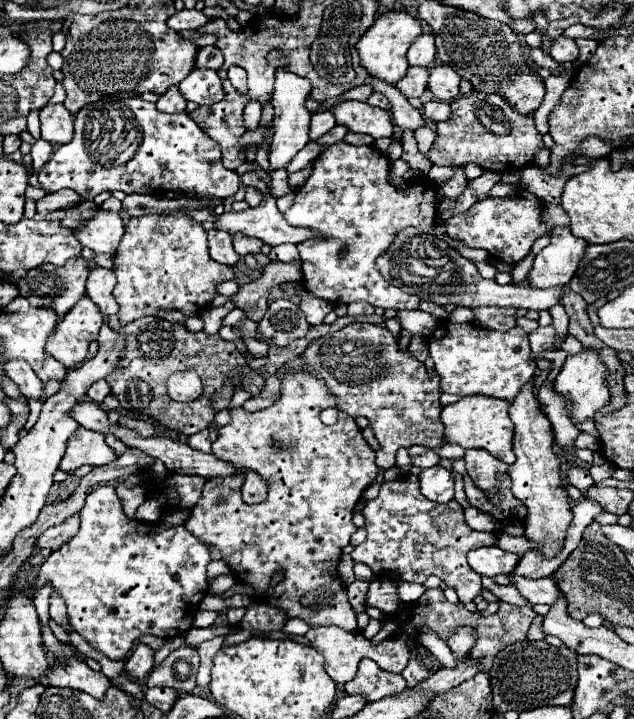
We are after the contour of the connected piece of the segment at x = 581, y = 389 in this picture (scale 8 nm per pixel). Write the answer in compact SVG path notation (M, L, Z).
M584 349L576 355L566 357L566 363L562 365L562 371L554 381L554 389L572 399L574 419L584 421L584 419L594 417L594 413L610 401L610 391L608 391L606 377L608 377L608 367L602 363L600 351L598 349Z

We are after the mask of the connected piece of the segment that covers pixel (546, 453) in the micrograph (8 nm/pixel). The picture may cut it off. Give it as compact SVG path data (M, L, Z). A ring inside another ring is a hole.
M532 381L520 389L520 393L512 399L510 419L516 427L514 431L514 453L516 463L508 467L508 475L512 477L512 493L528 507L528 515L524 519L526 537L536 541L540 551L546 557L554 557L566 535L566 527L572 519L572 511L568 505L566 489L560 487L560 461L552 453L552 435L550 421L538 409L538 401L532 393Z

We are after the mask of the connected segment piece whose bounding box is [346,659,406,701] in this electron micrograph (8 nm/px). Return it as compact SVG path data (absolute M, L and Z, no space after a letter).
M362 659L356 677L346 683L346 693L364 693L368 701L378 701L382 697L400 693L404 687L406 681L402 675L380 669L372 659Z

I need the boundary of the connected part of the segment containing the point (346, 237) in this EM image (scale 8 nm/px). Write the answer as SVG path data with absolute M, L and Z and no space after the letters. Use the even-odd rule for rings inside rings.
M344 139L326 147L312 163L308 181L296 189L294 205L284 213L286 221L306 227L314 237L298 243L304 287L330 303L366 301L382 309L418 309L420 299L384 281L374 261L380 257L396 233L414 227L420 233L436 229L436 189L430 181L412 181L404 187L388 183L390 161L372 145L350 145ZM346 251L340 259L338 253Z

